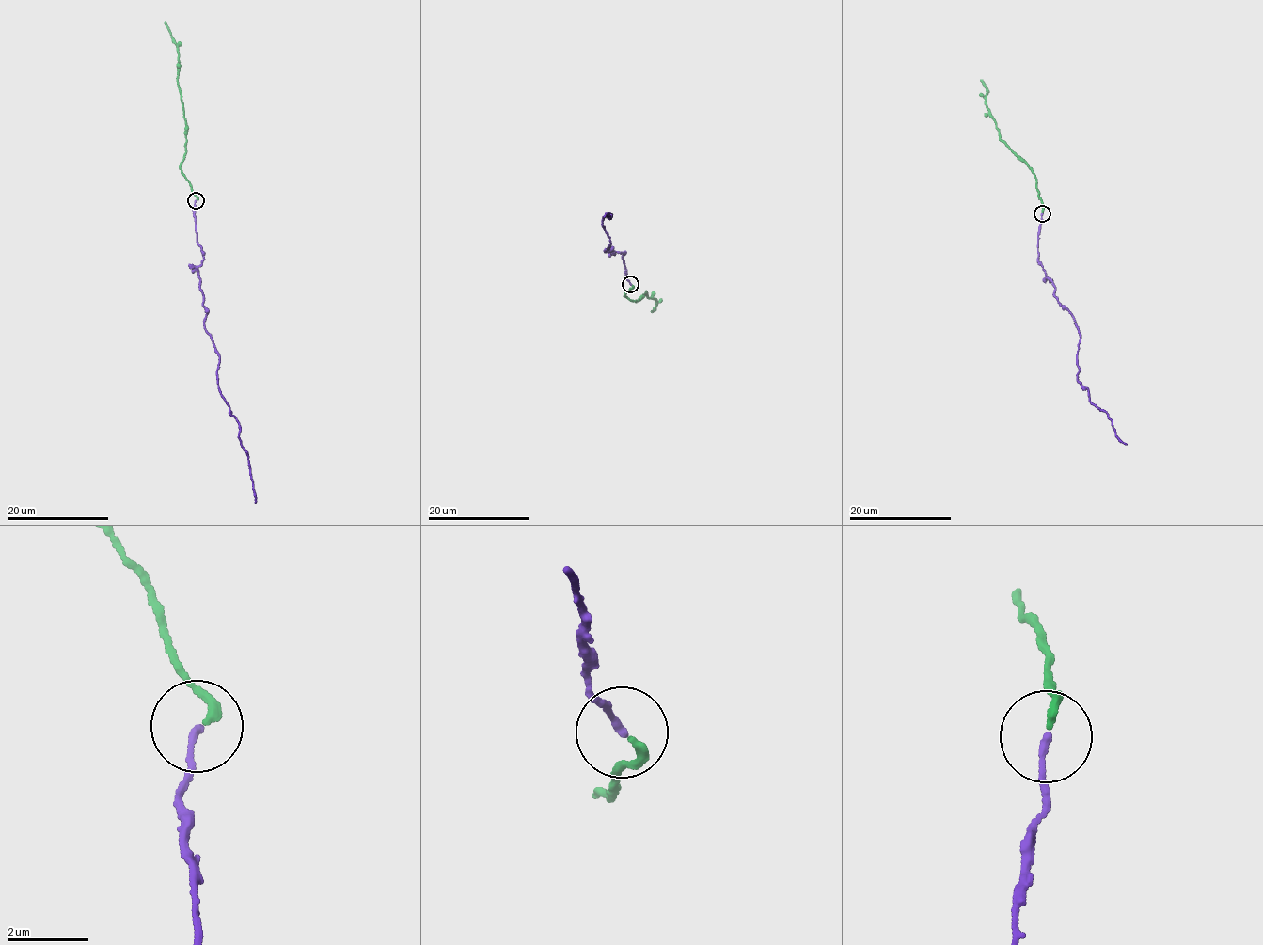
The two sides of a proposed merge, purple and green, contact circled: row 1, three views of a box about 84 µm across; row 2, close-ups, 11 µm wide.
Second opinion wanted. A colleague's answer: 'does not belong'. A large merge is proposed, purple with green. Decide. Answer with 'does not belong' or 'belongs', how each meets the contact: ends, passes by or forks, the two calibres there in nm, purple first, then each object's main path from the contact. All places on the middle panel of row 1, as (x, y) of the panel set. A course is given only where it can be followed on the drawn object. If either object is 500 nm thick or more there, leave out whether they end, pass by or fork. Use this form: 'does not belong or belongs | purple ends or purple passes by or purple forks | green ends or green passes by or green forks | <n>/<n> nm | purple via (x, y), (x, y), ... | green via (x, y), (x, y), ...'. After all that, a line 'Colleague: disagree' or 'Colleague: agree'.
belongs | purple ends | green ends | 140/200 nm | purple via (631, 284), (623, 252), (604, 251), (610, 243), (602, 217), (610, 212), (604, 216) | green via (631, 285), (633, 288), (624, 296), (638, 301), (646, 291), (648, 298), (655, 298), (657, 305), (652, 311)
Colleague: disagree

